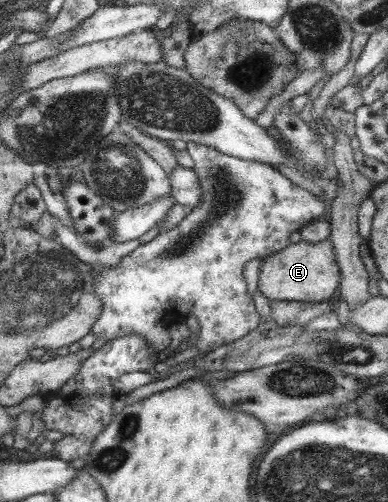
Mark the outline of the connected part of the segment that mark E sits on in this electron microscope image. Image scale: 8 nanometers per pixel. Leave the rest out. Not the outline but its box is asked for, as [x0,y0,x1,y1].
[258,238,340,303]

